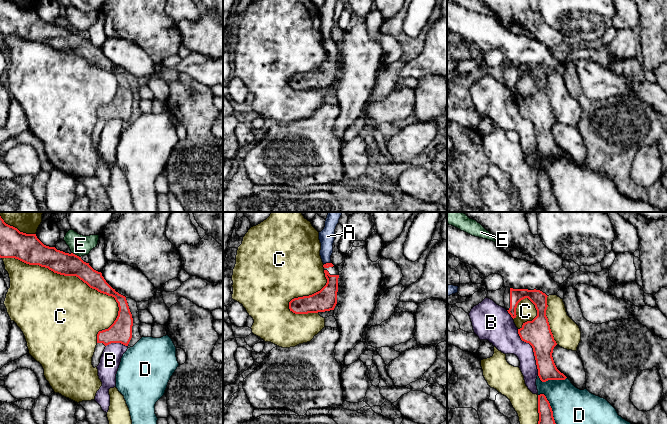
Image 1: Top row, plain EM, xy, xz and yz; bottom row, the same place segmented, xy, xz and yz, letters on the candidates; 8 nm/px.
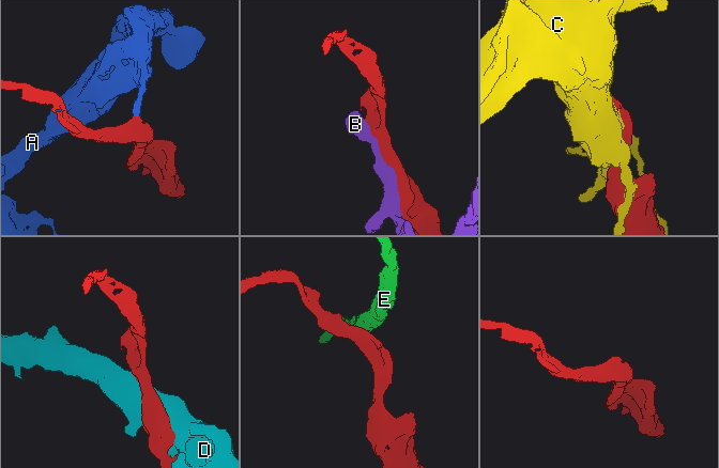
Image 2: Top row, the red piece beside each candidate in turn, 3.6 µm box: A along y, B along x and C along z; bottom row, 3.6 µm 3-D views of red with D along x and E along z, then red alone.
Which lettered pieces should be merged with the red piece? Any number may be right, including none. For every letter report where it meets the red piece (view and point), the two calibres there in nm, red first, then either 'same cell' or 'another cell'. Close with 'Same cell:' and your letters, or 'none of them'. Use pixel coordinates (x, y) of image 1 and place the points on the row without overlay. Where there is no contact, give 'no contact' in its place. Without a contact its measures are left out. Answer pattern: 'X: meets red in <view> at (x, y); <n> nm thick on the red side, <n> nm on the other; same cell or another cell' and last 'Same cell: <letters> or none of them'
A: meets red in xz at (327, 39); 50 nm thick on the red side, 130 nm on the other; another cell
B: meets red in yz at (533, 127); 220 nm thick on the red side, 220 nm on the other; another cell
C: meets red in xy at (69, 51); 180 nm thick on the red side, 480 nm on the other; another cell
D: meets red in yz at (552, 188); 140 nm thick on the red side, 420 nm on the other; another cell
E: meets red in xy at (76, 31); 180 nm thick on the red side, 170 nm on the other; another cell
Same cell: none of them

